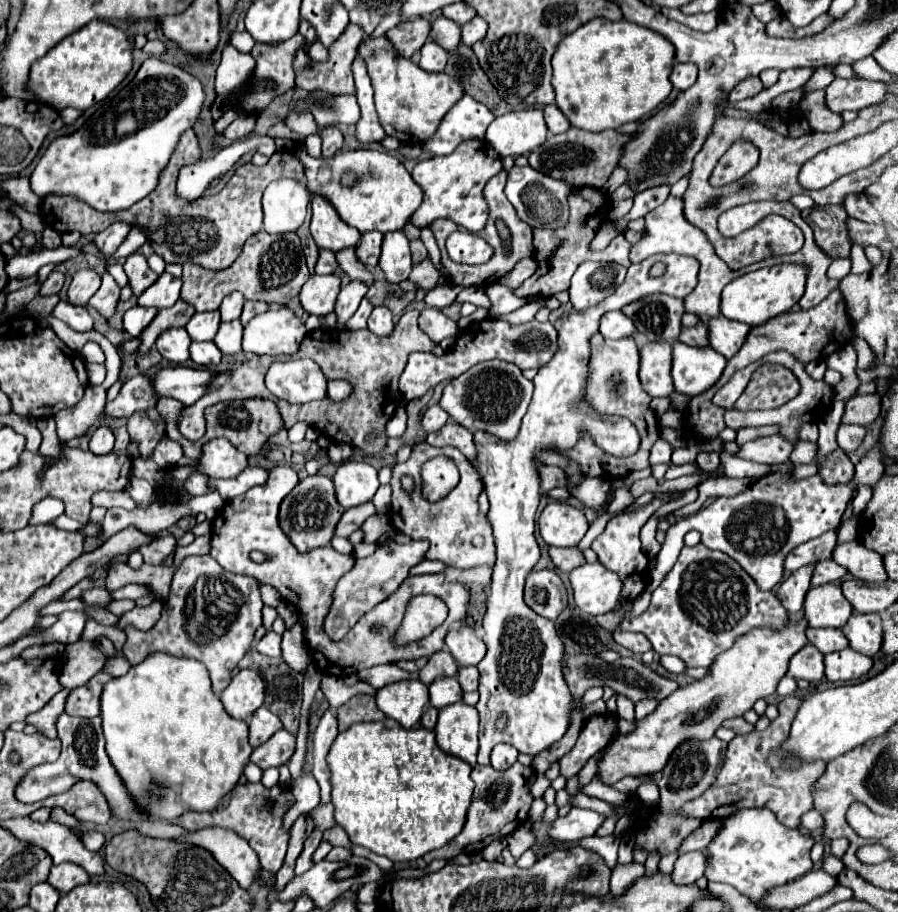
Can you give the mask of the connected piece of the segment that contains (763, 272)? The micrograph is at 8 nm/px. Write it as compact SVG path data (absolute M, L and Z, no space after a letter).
M781 264L773 268L761 268L761 270L735 278L723 288L721 314L729 320L745 322L749 326L759 326L783 312L789 312L801 300L803 288L805 288L805 268L799 264Z

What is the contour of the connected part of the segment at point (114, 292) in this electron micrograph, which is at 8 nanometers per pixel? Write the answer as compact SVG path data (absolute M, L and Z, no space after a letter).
M105 270L103 274L101 274L101 288L91 296L91 300L89 300L89 306L93 306L93 308L97 308L103 316L111 316L113 312L115 312L115 304L117 304L117 300L119 300L119 292L121 292L121 288L117 286L117 282L113 280L113 276Z

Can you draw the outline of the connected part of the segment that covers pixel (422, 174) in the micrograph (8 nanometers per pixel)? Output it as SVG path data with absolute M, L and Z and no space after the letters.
M465 140L453 154L419 160L411 176L421 186L425 198L409 222L415 228L427 228L439 218L449 218L469 232L479 232L481 228L485 228L489 218L489 206L483 196L483 188L489 178L493 178L501 170L501 156L485 140Z

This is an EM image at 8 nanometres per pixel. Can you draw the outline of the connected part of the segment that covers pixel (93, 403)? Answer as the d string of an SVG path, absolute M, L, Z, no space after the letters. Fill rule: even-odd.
M103 384L93 388L93 392L85 392L83 400L77 402L77 406L61 410L53 418L57 422L57 436L61 438L61 442L87 434L95 424L113 426L117 422L117 418L105 414Z

